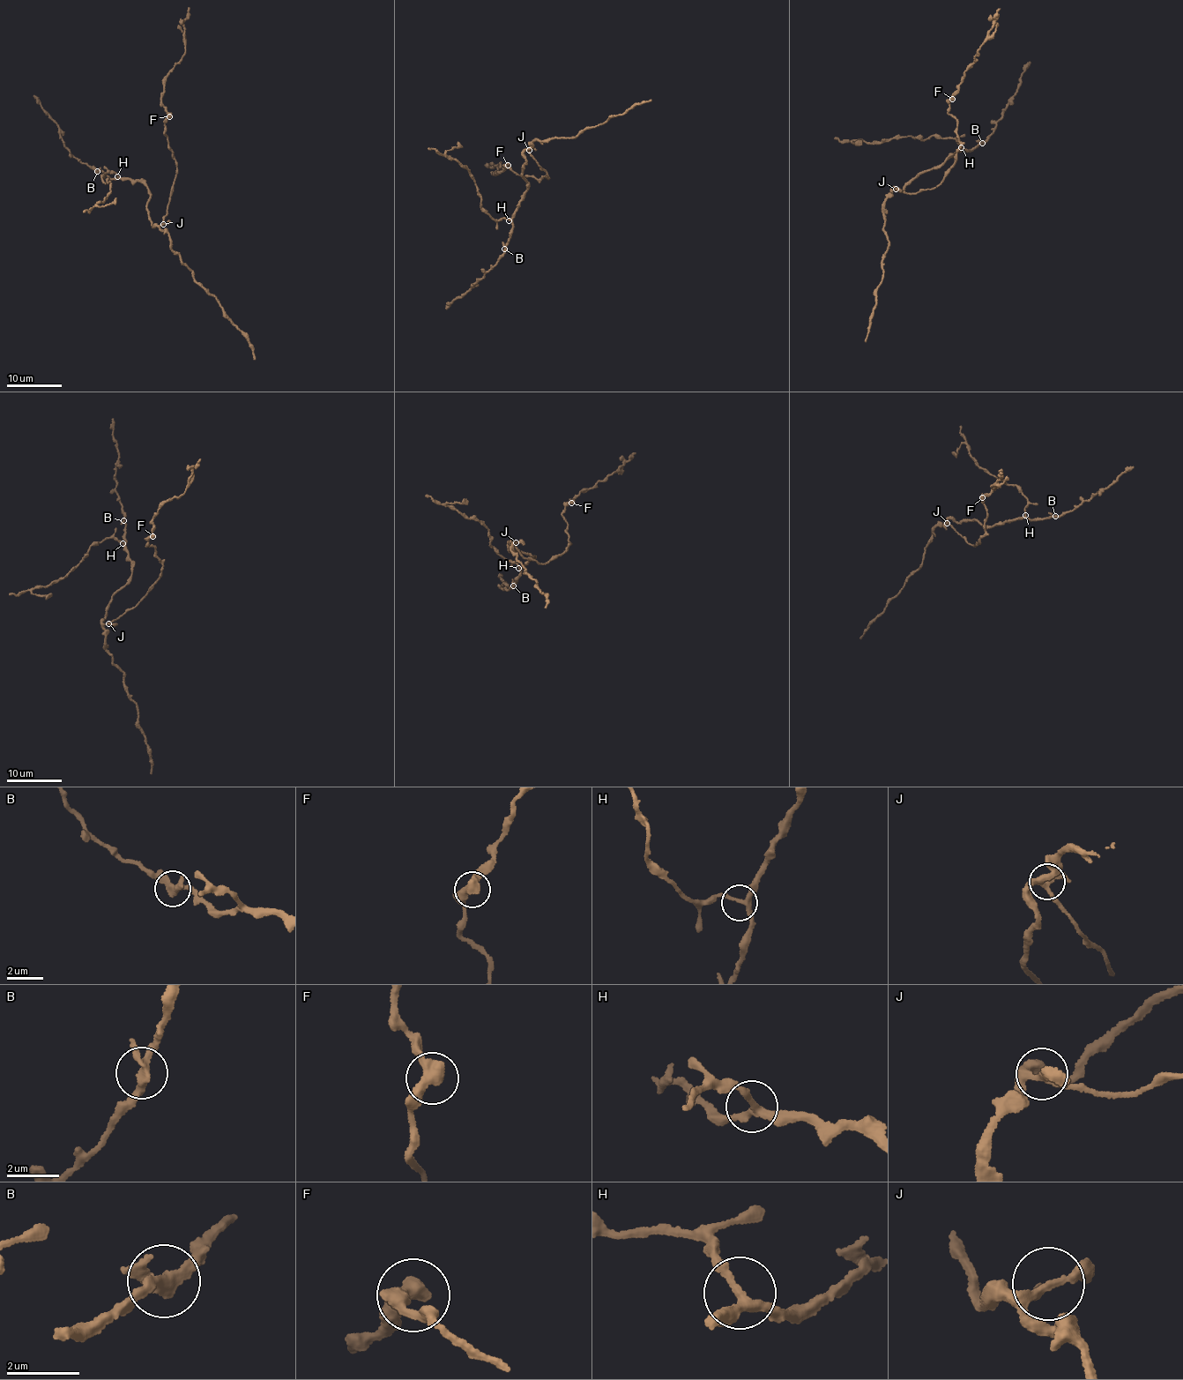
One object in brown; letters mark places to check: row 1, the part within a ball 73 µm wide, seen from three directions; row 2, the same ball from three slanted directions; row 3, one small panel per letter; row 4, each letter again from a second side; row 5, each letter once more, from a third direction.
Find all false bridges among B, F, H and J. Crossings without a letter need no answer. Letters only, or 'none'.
none

